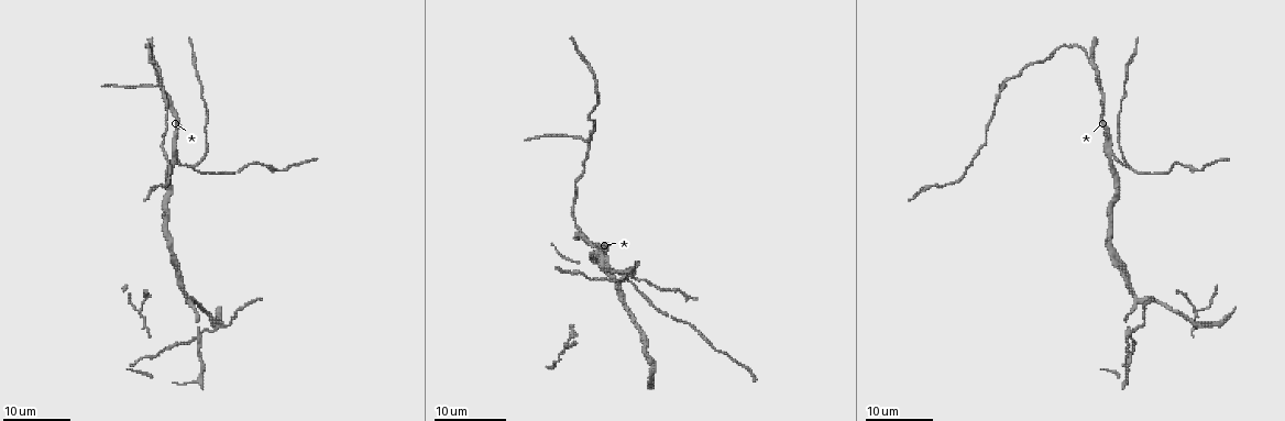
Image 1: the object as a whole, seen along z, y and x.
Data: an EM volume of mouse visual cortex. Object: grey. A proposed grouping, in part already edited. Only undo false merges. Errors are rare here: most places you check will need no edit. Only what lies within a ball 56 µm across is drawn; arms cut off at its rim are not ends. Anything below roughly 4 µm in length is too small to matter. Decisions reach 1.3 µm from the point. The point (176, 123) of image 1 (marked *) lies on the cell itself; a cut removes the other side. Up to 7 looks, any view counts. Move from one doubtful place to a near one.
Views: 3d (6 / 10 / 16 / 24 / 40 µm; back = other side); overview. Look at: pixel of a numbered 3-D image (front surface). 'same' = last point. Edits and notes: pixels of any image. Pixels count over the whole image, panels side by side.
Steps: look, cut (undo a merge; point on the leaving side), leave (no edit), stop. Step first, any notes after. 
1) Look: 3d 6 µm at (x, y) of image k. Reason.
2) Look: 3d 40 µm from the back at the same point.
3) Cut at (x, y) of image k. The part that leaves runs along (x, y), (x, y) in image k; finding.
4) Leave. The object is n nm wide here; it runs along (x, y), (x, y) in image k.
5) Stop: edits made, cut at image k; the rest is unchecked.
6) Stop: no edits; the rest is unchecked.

Look: 3d 16 µm at (1114, 159) of image 1. Small branch off a trunk.

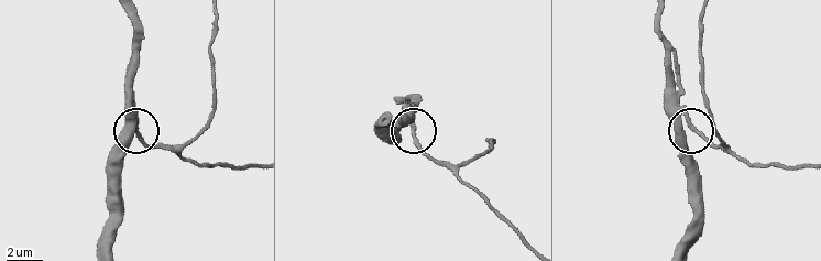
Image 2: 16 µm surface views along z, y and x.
Look: 3d 10 µm at (691, 126) of image 2. Closer look.

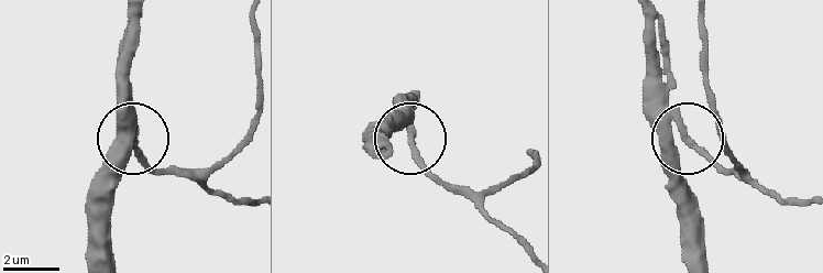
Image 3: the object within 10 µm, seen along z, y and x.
Leave. The side arm is 31 µm long; 3 arms meet here; continuous, no second cell.

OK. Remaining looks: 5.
Look: 3d 16 µm at (620, 284) of image 1. A fork.

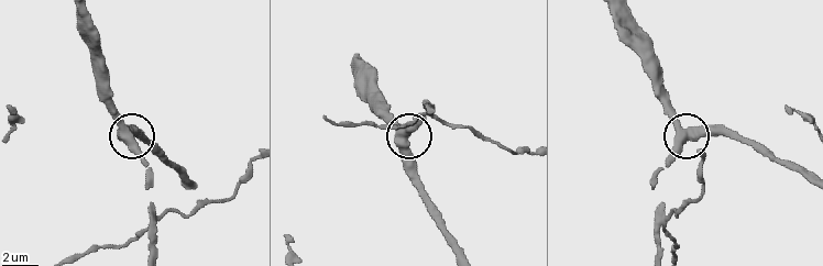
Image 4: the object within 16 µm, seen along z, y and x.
Look: 3d 6 µm at (680, 142) of image 4.

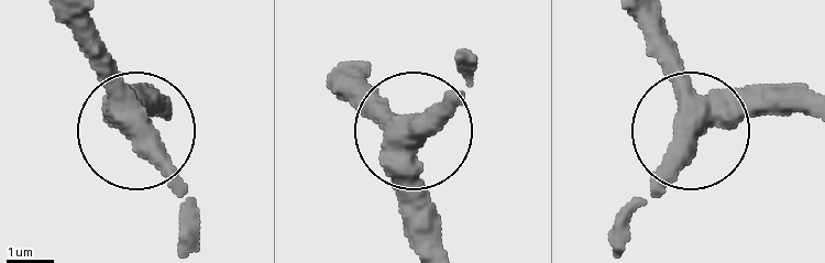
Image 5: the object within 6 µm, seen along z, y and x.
Leave. The object is 490 nm wide here; it runs along (360, 72), (407, 142), (407, 245) in image 5; one cell here.

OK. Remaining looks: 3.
Look: 3d 16 µm at (195, 337) of image 1. Two arms at a narrow angle.

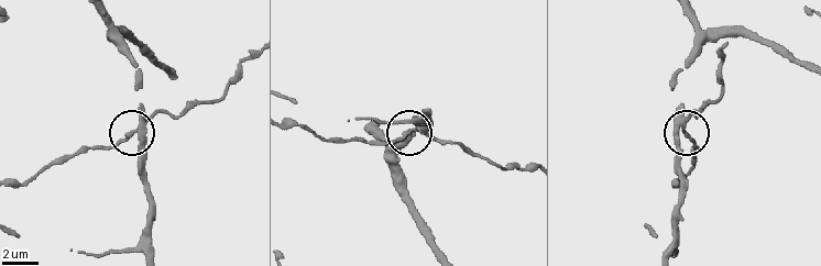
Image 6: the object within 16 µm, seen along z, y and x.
Look: 3d 10 µm at (134, 132) of image 6.

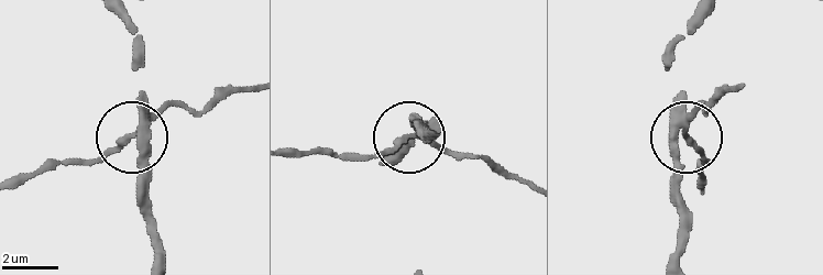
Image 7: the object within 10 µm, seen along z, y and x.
Look: 3d 10 µm from the back at (131, 135) of image 7.

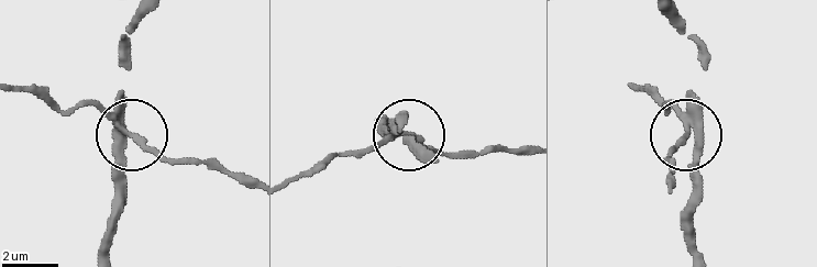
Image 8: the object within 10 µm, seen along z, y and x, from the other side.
Cut at (76, 104) of image 8. 4 arms meet here; the part that leaves runs along (120, 123), (159, 152), (252, 175) in image 8; two cells meet here.

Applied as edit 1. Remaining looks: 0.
Stop: edits made, cut at image 8; the rest is unchecked.

